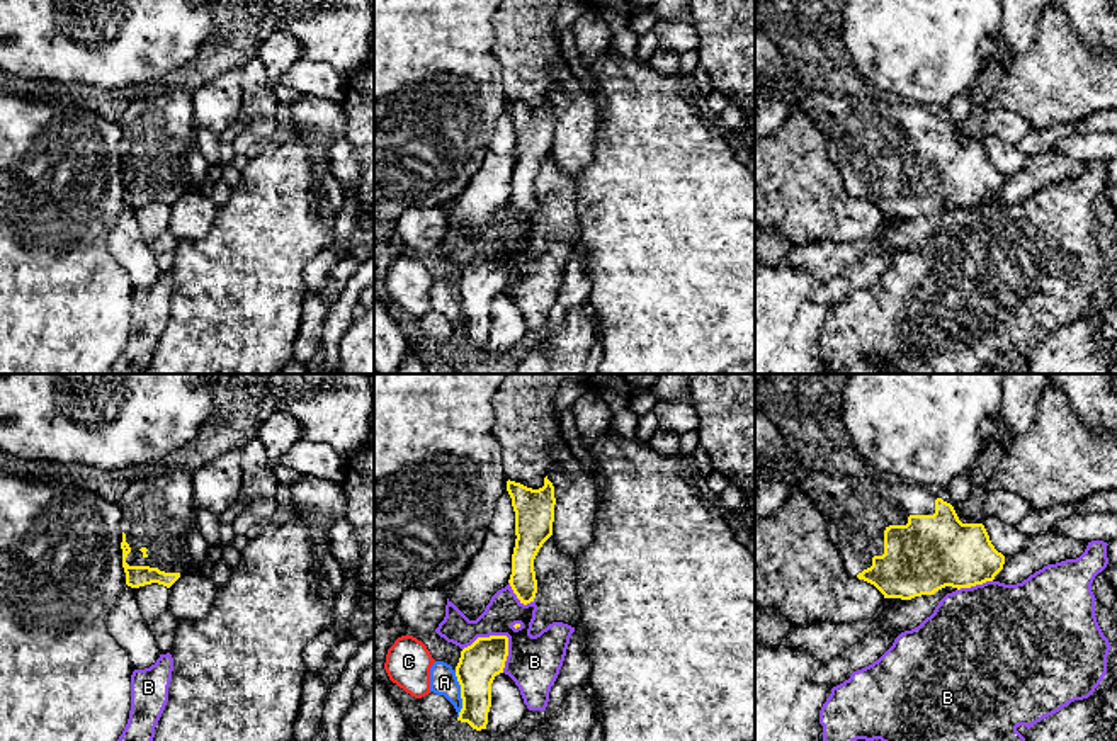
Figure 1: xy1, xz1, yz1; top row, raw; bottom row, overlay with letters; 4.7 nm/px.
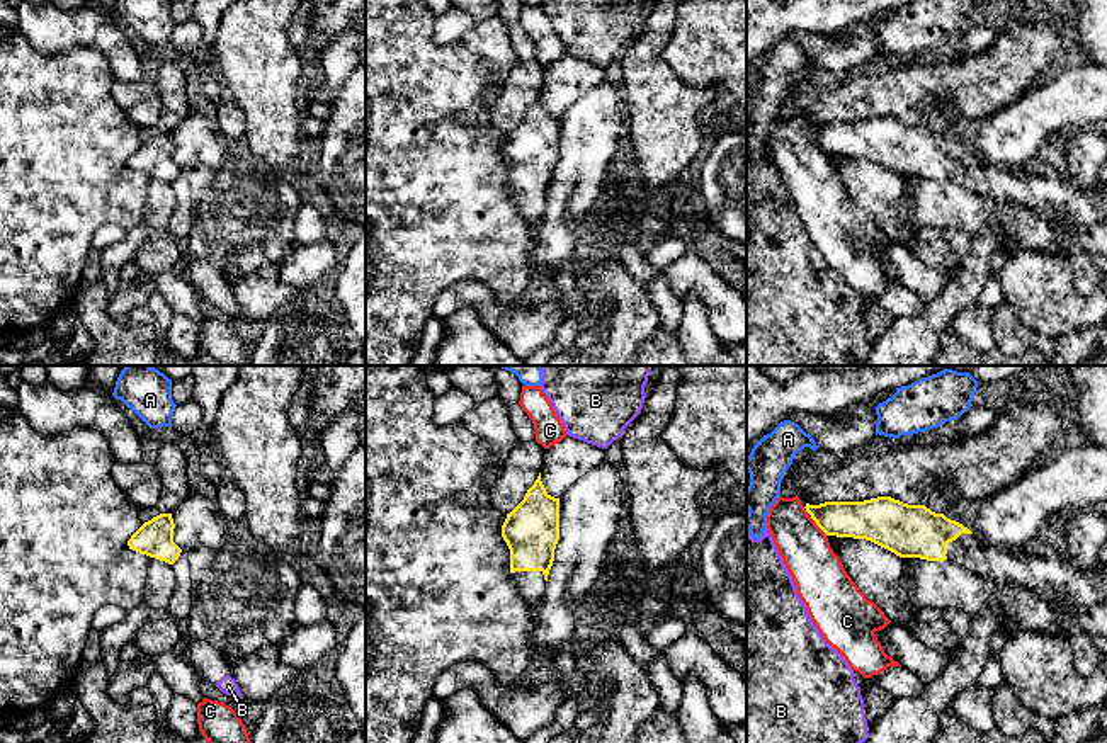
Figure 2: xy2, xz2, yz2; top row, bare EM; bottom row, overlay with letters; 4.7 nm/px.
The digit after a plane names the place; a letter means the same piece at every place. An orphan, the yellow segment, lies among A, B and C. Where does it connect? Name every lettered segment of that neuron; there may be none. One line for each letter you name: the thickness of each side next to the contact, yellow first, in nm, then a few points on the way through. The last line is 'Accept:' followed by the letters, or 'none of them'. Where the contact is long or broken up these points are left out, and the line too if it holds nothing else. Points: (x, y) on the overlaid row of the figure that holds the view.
Accept: none of them

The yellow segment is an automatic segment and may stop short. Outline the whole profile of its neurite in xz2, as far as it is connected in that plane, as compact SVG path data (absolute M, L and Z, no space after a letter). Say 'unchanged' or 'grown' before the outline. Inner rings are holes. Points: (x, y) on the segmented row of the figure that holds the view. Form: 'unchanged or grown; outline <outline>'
grown; outline M541 473L524 500L507 513L502 537L510 549L510 573L525 604L534 610L546 593L559 541L559 498L546 491Z

